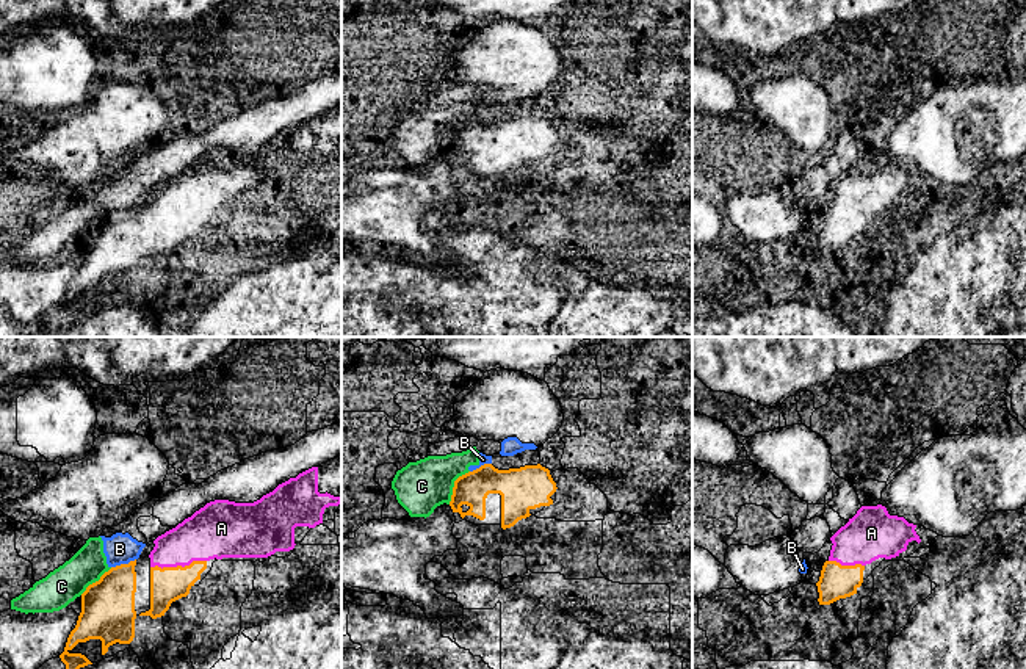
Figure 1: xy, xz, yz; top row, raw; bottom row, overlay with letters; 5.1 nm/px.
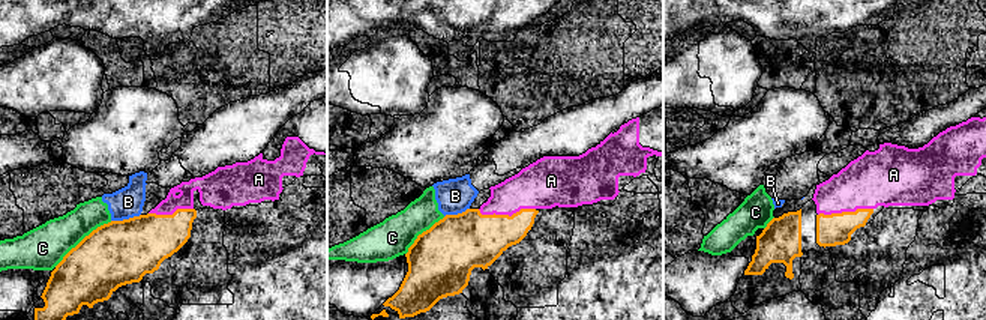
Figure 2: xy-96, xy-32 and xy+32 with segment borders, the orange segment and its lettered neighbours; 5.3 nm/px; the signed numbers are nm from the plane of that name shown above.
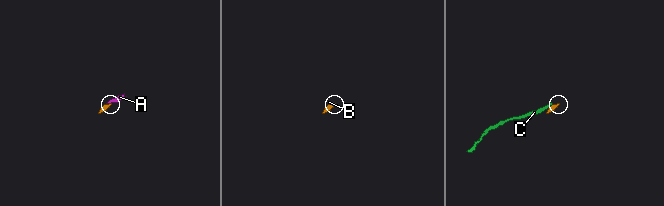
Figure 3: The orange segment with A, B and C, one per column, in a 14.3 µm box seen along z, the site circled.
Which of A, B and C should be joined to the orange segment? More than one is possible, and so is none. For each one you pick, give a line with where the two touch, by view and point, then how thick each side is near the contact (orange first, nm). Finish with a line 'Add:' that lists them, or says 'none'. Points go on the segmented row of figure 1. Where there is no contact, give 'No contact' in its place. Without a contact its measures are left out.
A: Touches orange at xy (177, 566). Thickness 180 nm (orange) against 260 nm
Add: A

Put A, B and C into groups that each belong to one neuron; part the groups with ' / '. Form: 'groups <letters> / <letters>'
groups A / B C

